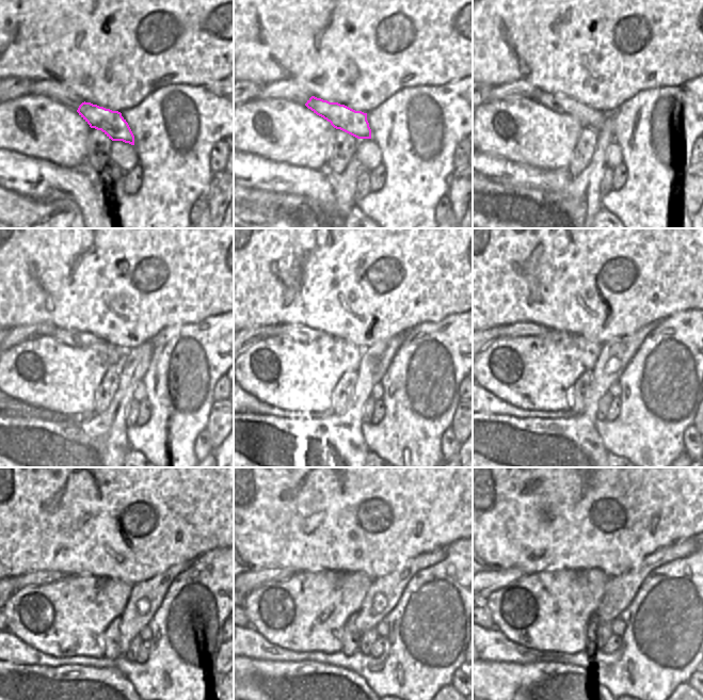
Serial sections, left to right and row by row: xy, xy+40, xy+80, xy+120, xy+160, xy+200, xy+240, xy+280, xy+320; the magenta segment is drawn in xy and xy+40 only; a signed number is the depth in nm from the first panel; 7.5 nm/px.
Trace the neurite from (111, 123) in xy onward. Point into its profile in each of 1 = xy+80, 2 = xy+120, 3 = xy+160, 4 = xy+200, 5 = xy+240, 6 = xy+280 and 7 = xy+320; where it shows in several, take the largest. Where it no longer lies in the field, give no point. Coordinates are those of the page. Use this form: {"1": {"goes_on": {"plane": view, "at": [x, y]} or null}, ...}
{"1": {"goes_on": {"plane": "xy+80", "at": [588, 117]}}, "2": {"goes_on": {"plane": "xy+120", "at": [75, 338]}}, "3": {"goes_on": {"plane": "xy+160", "at": [300, 333]}}, "4": {"goes_on": {"plane": "xy+200", "at": [521, 329]}}, "5": {"goes_on": {"plane": "xy+240", "at": [40, 577]}}, "6": {"goes_on": {"plane": "xy+280", "at": [255, 579]}}, "7": {"goes_on": {"plane": "xy+320", "at": [494, 581]}}}

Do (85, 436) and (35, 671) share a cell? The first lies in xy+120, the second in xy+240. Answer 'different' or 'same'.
same

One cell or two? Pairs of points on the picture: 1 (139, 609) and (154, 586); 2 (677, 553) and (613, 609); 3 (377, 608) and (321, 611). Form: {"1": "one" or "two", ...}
{"1": "one", "2": "one", "3": "two"}

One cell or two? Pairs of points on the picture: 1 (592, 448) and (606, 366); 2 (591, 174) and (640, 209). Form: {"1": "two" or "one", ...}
{"1": "one", "2": "two"}

